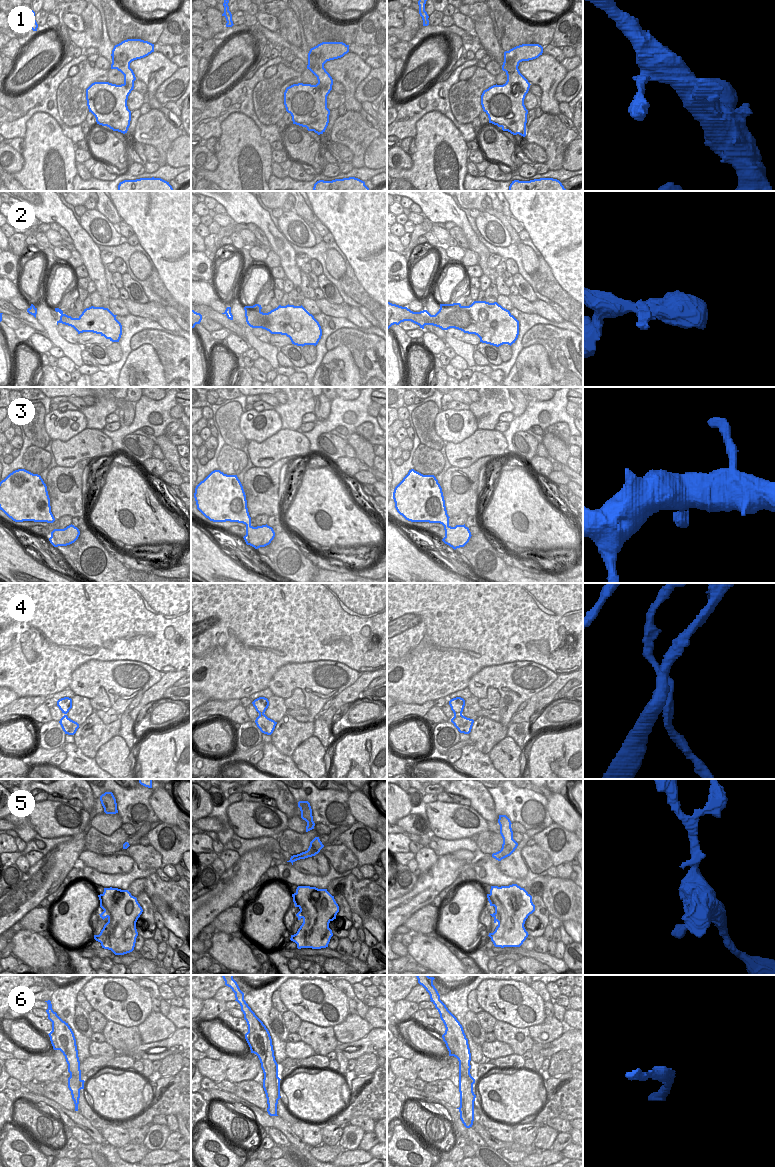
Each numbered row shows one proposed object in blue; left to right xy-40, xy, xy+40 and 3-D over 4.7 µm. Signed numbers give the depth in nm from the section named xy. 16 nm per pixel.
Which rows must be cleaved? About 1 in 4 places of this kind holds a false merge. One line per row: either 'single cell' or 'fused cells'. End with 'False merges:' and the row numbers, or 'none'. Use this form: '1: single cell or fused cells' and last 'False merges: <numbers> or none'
1: single cell
2: fused cells
3: single cell
4: fused cells
5: single cell
6: single cell
False merges: 2, 4

